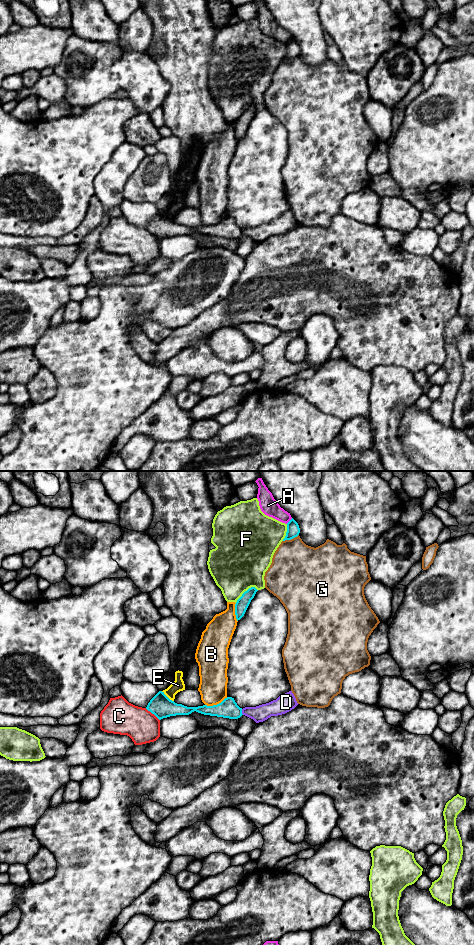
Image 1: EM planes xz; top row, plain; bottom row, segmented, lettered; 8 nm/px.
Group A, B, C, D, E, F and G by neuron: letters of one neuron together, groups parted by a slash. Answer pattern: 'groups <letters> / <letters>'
groups A / B / C / D / E / F / G

